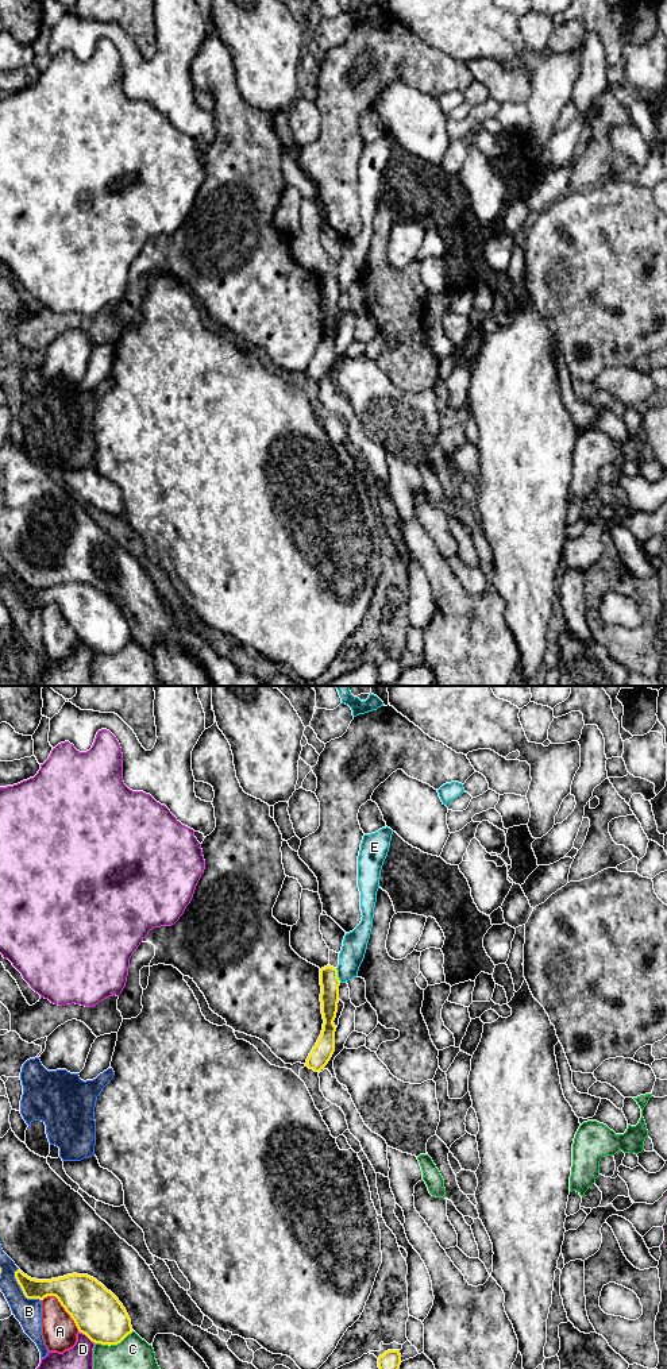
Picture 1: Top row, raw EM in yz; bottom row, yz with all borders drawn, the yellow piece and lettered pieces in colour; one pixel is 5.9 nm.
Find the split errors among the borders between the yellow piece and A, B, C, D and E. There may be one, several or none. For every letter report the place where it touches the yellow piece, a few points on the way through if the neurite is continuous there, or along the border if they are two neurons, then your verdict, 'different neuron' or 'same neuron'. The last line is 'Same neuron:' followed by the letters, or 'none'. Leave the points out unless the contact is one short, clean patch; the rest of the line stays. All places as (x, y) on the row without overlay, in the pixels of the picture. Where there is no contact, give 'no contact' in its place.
A: yz (62, 614) | different neuron
B: yz (22, 598) | different neuron
C: yz (114, 652) | different neuron
D: yz (87, 644) | different neuron
E: yz (336, 284) | different neuron
Same neuron: none

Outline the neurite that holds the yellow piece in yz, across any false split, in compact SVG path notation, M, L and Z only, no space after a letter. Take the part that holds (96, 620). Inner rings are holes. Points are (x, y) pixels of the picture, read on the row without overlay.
M18 578L15 587L27 608L43 609L55 605L78 640L95 652L117 653L134 640L119 608L88 583L73 582L51 589L36 589Z

